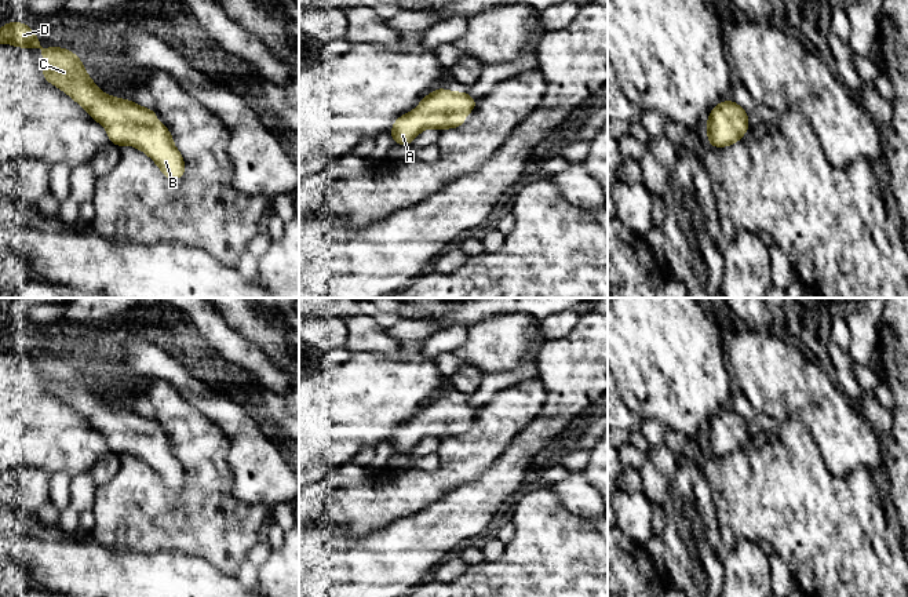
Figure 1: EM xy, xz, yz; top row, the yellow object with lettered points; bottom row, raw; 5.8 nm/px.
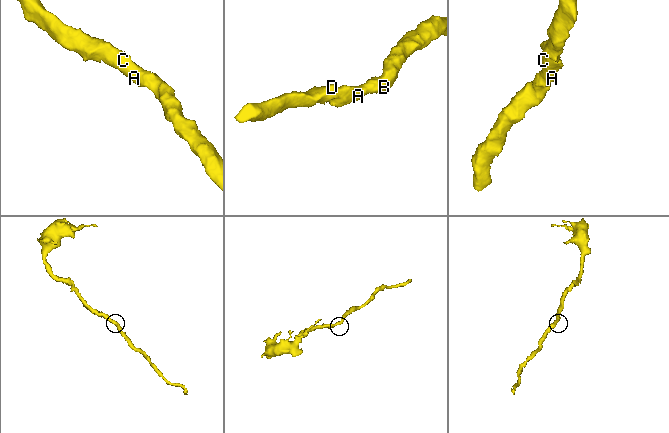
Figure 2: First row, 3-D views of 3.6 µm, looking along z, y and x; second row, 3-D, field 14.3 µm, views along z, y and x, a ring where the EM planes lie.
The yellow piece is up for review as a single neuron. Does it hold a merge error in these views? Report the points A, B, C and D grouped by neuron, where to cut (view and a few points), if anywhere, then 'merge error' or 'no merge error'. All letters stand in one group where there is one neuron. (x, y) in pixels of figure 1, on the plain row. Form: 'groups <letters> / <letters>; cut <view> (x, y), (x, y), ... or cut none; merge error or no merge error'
groups A B C D; cut none; no merge error

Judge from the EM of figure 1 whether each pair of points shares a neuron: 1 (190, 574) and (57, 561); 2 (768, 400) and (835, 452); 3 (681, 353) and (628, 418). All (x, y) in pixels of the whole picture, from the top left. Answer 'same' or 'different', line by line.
1: same
2: same
3: different

